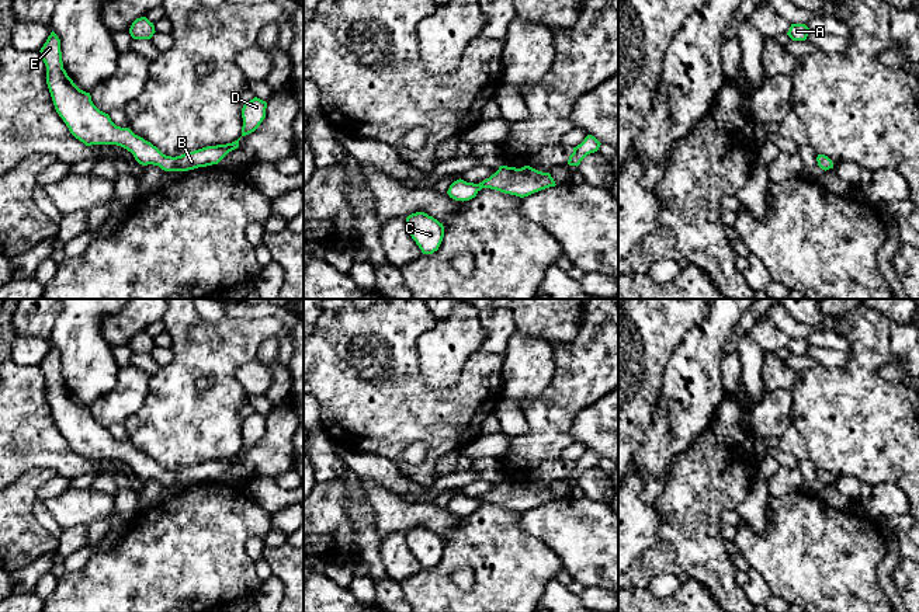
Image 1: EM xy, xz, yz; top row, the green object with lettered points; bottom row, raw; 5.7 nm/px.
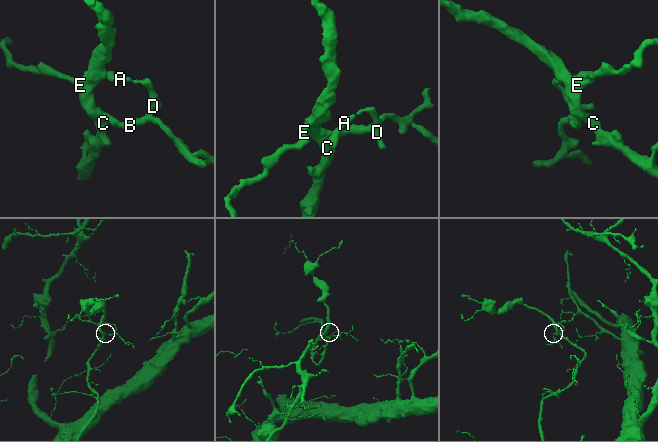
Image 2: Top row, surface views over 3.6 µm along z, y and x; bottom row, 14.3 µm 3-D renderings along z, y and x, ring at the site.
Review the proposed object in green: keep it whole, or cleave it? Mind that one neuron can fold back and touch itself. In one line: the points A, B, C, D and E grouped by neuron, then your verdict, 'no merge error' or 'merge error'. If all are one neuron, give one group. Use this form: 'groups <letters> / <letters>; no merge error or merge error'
groups A B C D E; no merge error

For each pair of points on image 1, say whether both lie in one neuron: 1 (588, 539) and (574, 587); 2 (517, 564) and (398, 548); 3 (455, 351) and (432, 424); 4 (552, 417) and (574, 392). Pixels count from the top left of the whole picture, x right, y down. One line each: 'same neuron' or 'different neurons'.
1: different neurons
2: different neurons
3: different neurons
4: same neuron

